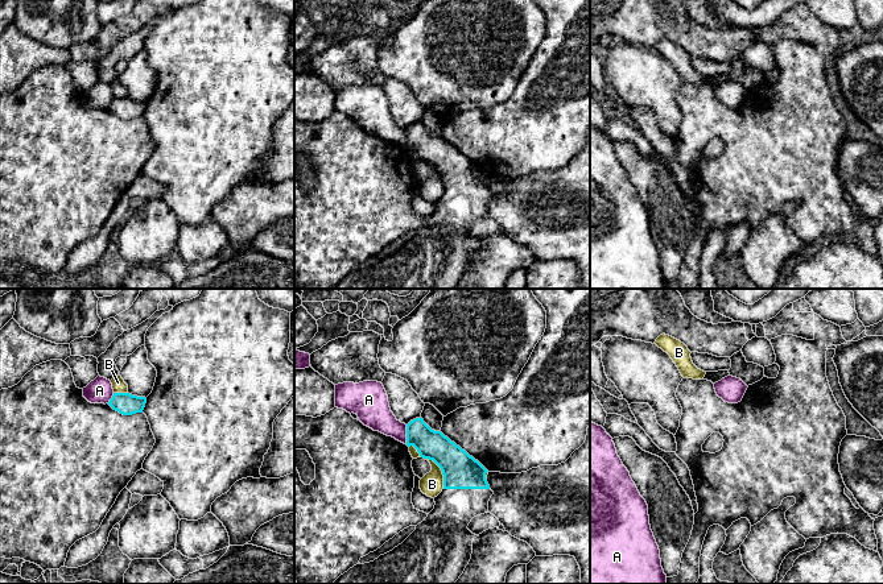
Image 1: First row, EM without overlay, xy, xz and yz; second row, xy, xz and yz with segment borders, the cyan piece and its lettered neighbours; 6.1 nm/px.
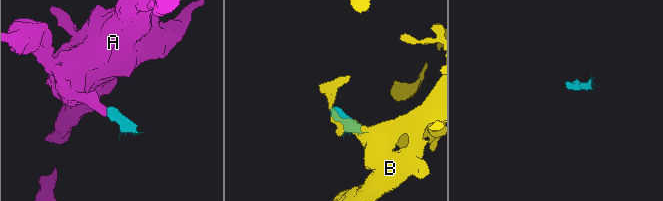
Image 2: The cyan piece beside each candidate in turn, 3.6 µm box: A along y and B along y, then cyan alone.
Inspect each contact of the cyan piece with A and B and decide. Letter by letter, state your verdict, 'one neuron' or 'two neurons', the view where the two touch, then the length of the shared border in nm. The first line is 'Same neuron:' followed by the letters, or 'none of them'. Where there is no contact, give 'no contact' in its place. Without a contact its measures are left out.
Same neuron: none of them
A: two neurons; meets cyan in xz; contact 120 nm long
B: two neurons; meets cyan in xz; contact 220 nm long

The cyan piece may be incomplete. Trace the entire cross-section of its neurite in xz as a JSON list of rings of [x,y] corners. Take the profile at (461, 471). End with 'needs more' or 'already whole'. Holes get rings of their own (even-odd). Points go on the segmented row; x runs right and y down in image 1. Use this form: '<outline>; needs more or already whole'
[[[425,403],[421,417],[407,424],[407,446],[433,460],[443,475],[443,489],[434,497],[434,509],[401,544],[374,562],[354,566],[333,584],[454,584],[463,573],[471,559],[473,540],[479,537],[467,526],[474,517],[488,511],[494,492],[486,480],[488,471],[441,432],[442,421],[443,415]]]; needs more

